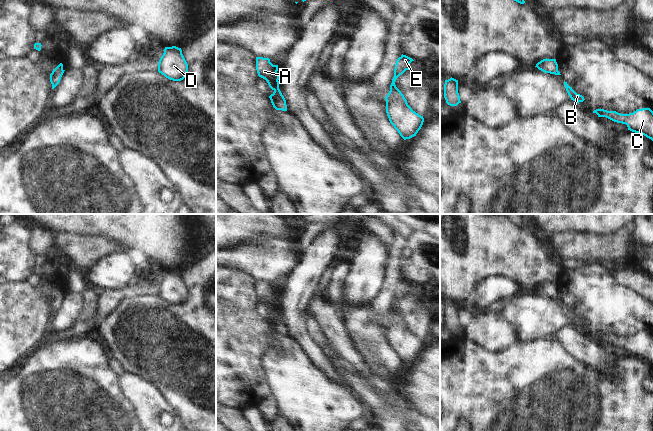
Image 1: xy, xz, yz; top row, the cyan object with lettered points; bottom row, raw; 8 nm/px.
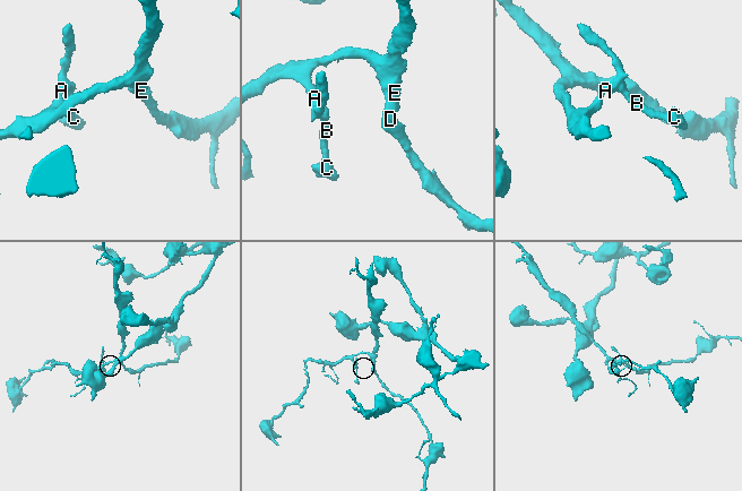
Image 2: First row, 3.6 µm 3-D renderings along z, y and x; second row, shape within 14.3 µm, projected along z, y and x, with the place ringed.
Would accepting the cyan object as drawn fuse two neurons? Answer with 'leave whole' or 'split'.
leave whole

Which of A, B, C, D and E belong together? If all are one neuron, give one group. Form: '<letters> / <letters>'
A B C D E

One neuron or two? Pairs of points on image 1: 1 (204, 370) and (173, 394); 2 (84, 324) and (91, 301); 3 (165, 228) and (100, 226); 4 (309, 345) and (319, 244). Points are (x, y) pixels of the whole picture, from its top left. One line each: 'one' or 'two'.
1: one
2: one
3: one
4: one

